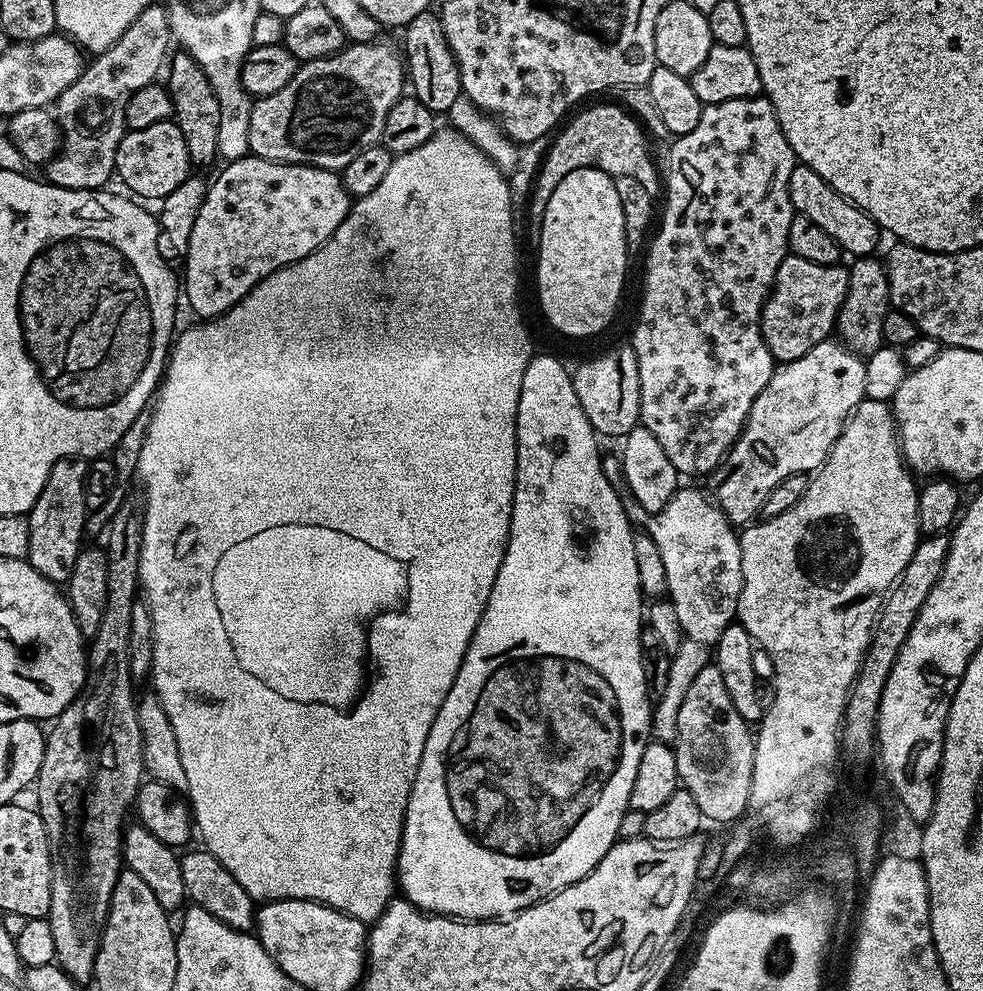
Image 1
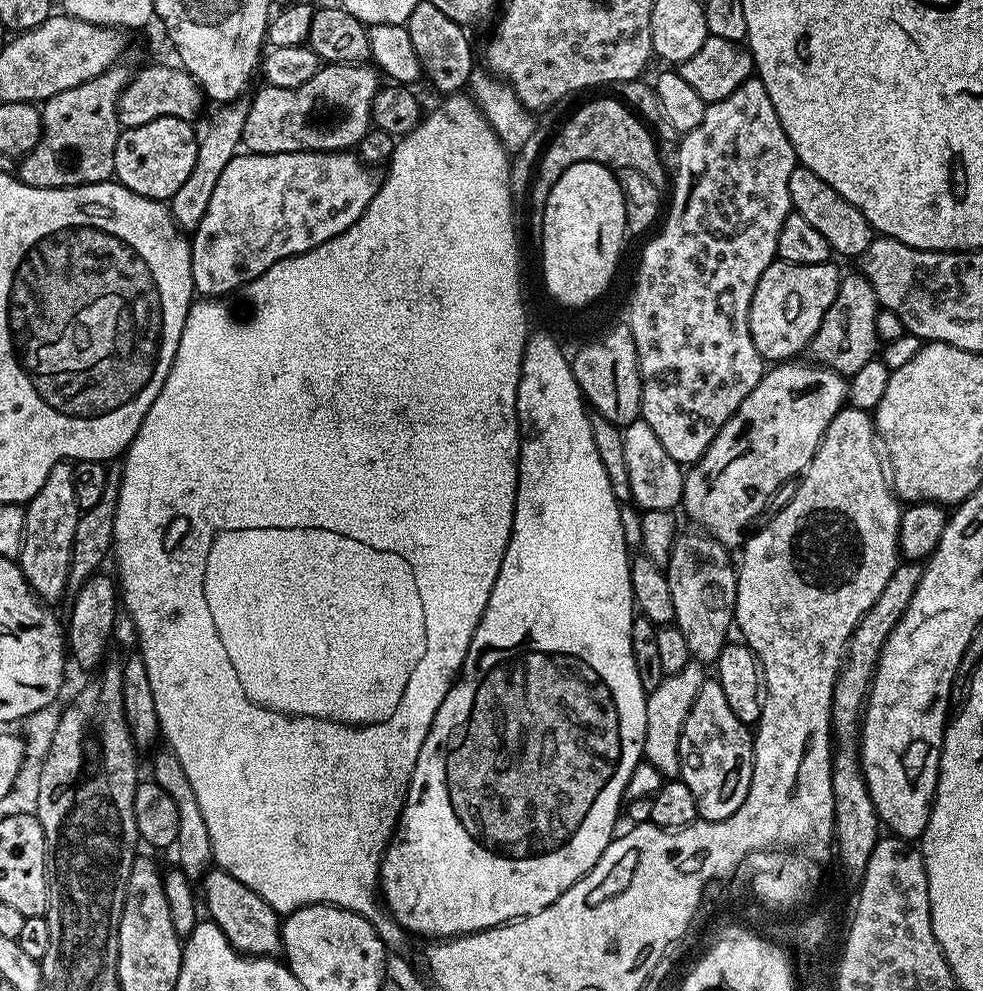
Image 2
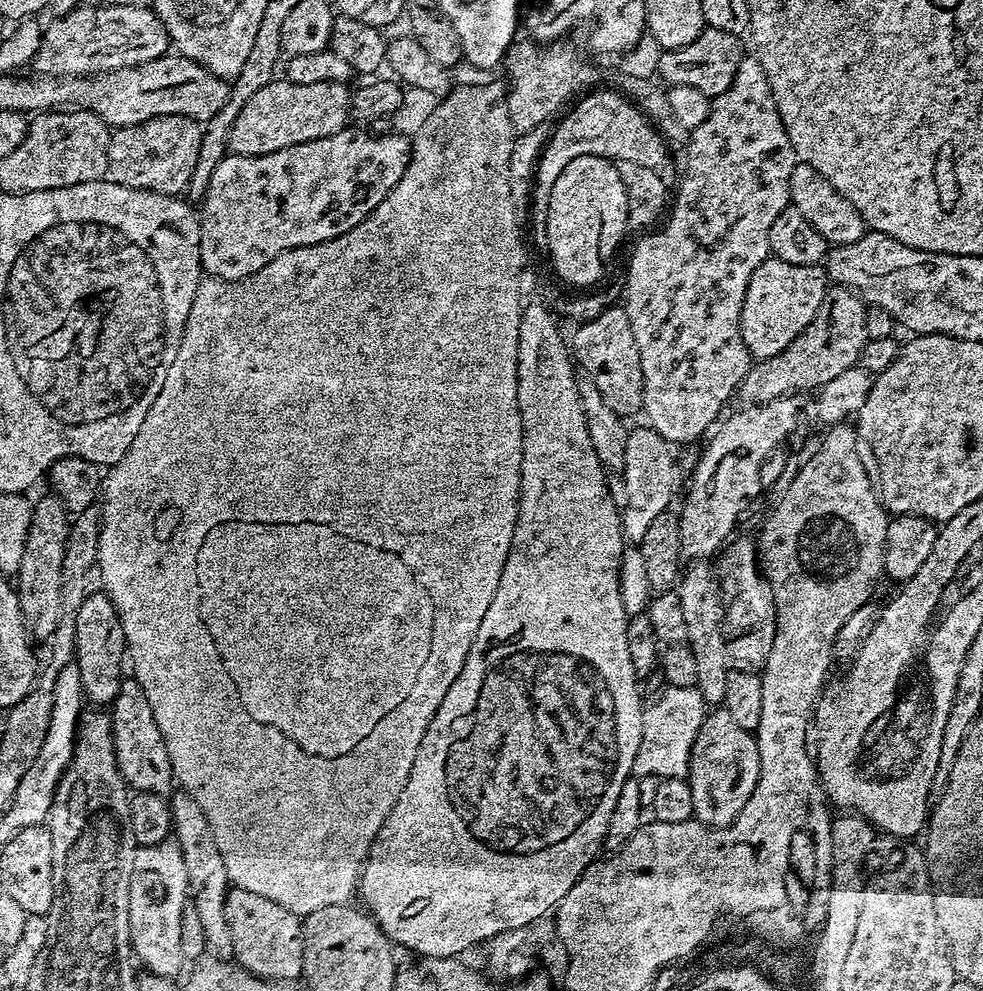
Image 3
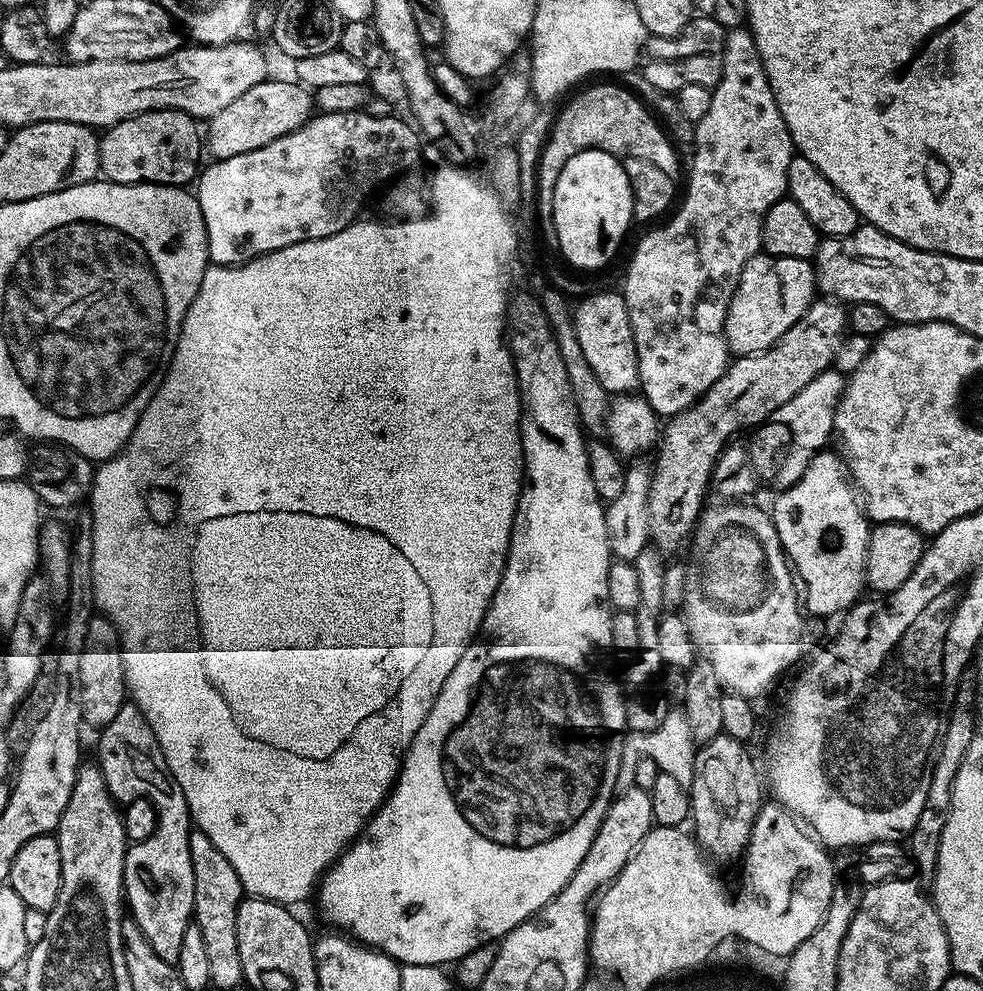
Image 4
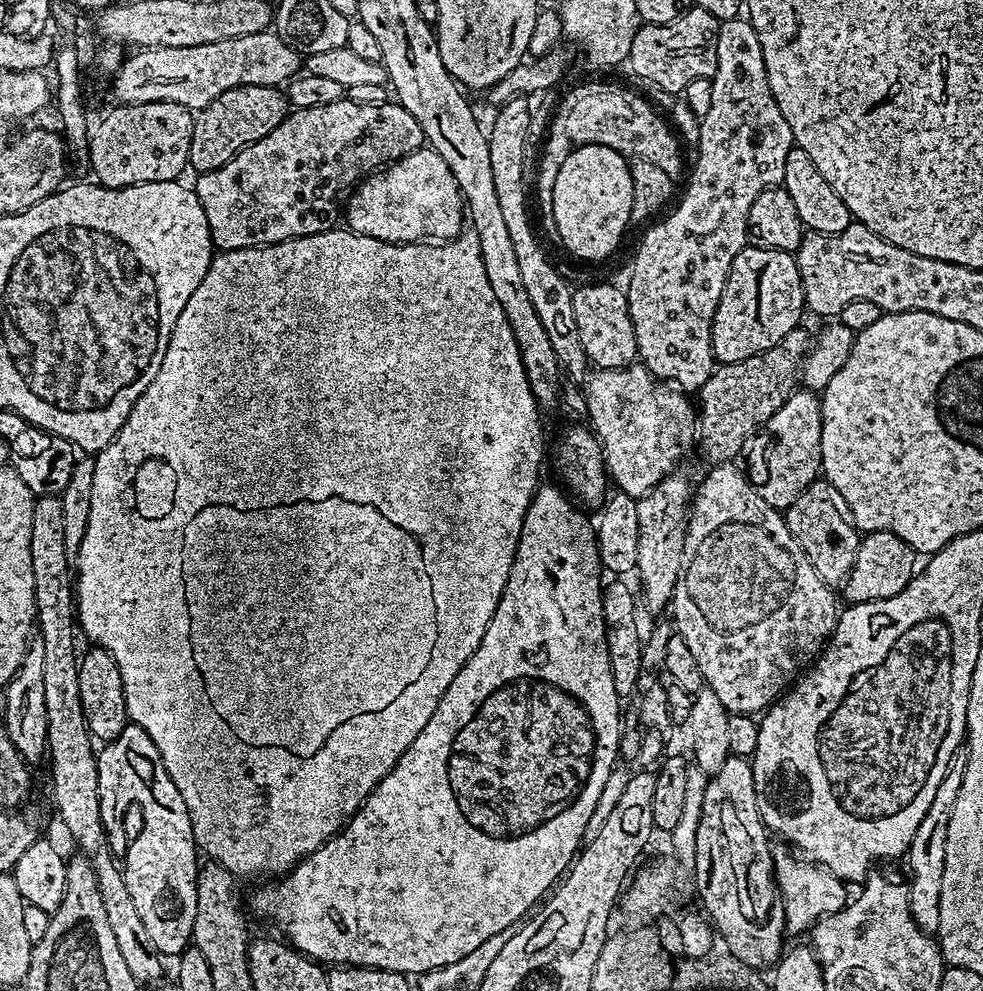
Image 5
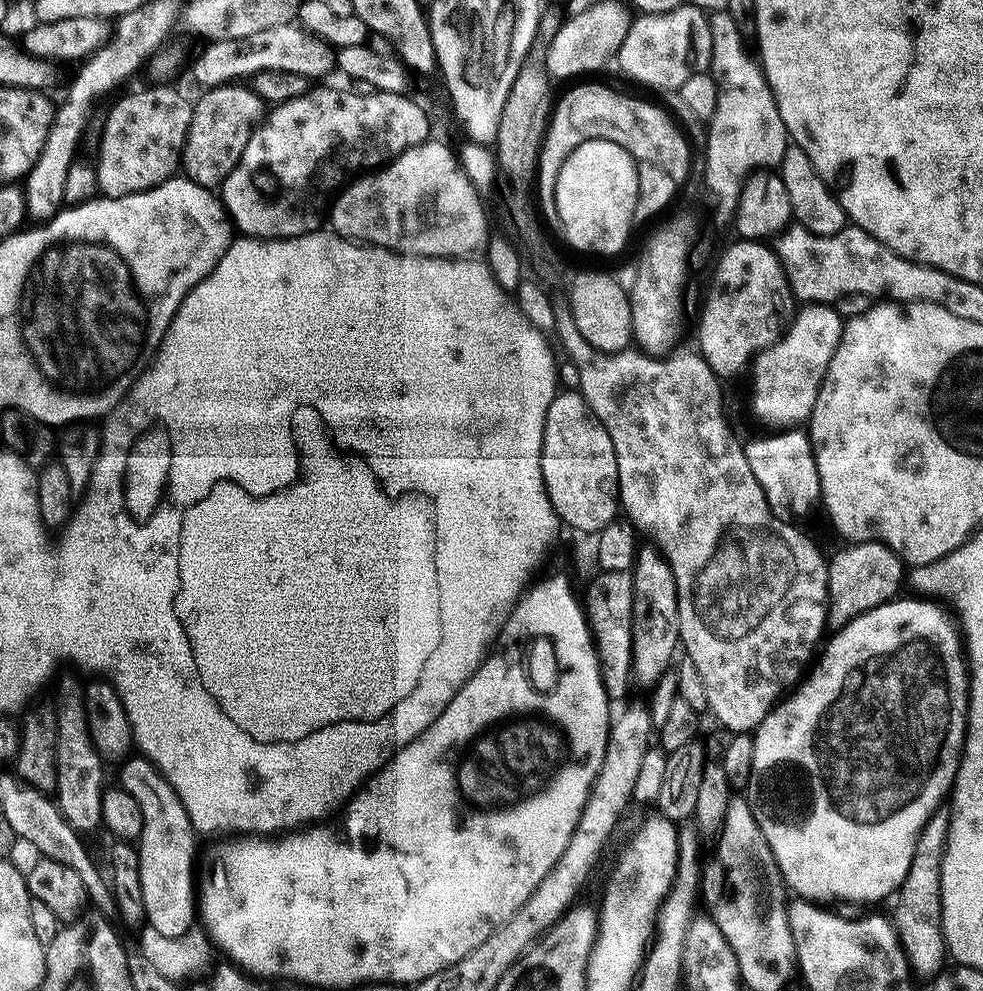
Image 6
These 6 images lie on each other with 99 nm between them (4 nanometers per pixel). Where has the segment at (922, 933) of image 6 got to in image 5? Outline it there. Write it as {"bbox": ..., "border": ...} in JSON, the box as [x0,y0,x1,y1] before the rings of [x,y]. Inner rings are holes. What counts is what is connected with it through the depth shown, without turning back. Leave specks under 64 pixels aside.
{"bbox":[906,746,967,934],"border":[[[961,746],[958,750],[954,750],[950,758],[950,766],[946,766],[946,774],[934,794],[934,802],[930,802],[930,810],[926,810],[926,818],[922,818],[918,830],[914,830],[914,838],[906,853],[906,861],[908,860],[906,887],[910,914],[916,925],[929,934],[936,934],[940,931],[940,899],[942,898],[942,874],[946,862],[946,834],[950,830],[954,802],[958,802],[958,790],[962,790],[962,778],[967,761],[967,747]]]}

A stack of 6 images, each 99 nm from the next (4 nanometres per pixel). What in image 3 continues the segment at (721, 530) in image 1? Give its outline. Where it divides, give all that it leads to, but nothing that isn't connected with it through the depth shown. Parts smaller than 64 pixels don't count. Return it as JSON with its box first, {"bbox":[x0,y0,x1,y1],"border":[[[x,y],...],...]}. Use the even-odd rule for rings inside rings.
{"bbox":[678,562,730,706],"border":[[[692,562],[687,565],[683,569],[682,575],[679,577],[678,581],[678,595],[680,597],[680,601],[682,602],[682,615],[684,621],[686,621],[686,634],[688,635],[688,639],[686,641],[689,650],[694,654],[694,667],[698,670],[698,682],[696,683],[696,687],[698,691],[700,691],[700,697],[704,699],[705,705],[708,706],[720,706],[723,705],[724,699],[726,698],[726,678],[728,677],[730,671],[730,665],[728,665],[728,656],[730,657],[730,648],[726,643],[726,629],[724,627],[724,609],[726,607],[725,597],[720,597],[720,584],[716,581],[717,573],[714,571],[712,573],[711,563],[708,562]]]}

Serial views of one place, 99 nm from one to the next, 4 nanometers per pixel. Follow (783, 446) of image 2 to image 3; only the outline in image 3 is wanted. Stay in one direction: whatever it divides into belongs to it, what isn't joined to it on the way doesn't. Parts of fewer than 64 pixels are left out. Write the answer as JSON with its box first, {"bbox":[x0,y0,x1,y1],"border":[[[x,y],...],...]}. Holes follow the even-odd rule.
{"bbox":[678,398,800,561],"border":[[[785,398],[769,404],[741,407],[741,412],[734,413],[728,421],[725,419],[711,433],[712,441],[705,446],[704,453],[692,472],[684,505],[678,508],[680,554],[685,561],[707,561],[712,558],[708,556],[715,552],[717,555],[729,543],[740,515],[760,496],[760,471],[763,470],[768,455],[795,430],[796,423],[800,420],[800,408],[796,402],[795,399]]]}

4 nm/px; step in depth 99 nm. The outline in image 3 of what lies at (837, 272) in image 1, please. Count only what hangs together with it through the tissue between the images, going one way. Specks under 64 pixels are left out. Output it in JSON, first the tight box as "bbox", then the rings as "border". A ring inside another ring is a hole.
{"bbox":[740,258,830,362],"border":[[[769,258],[754,270],[750,282],[746,286],[746,298],[742,306],[740,319],[740,337],[746,342],[748,355],[759,362],[766,358],[774,358],[774,354],[782,354],[794,338],[818,314],[818,306],[822,306],[828,294],[830,281],[828,273],[819,264],[814,266],[794,266],[794,262],[782,262]]]}

